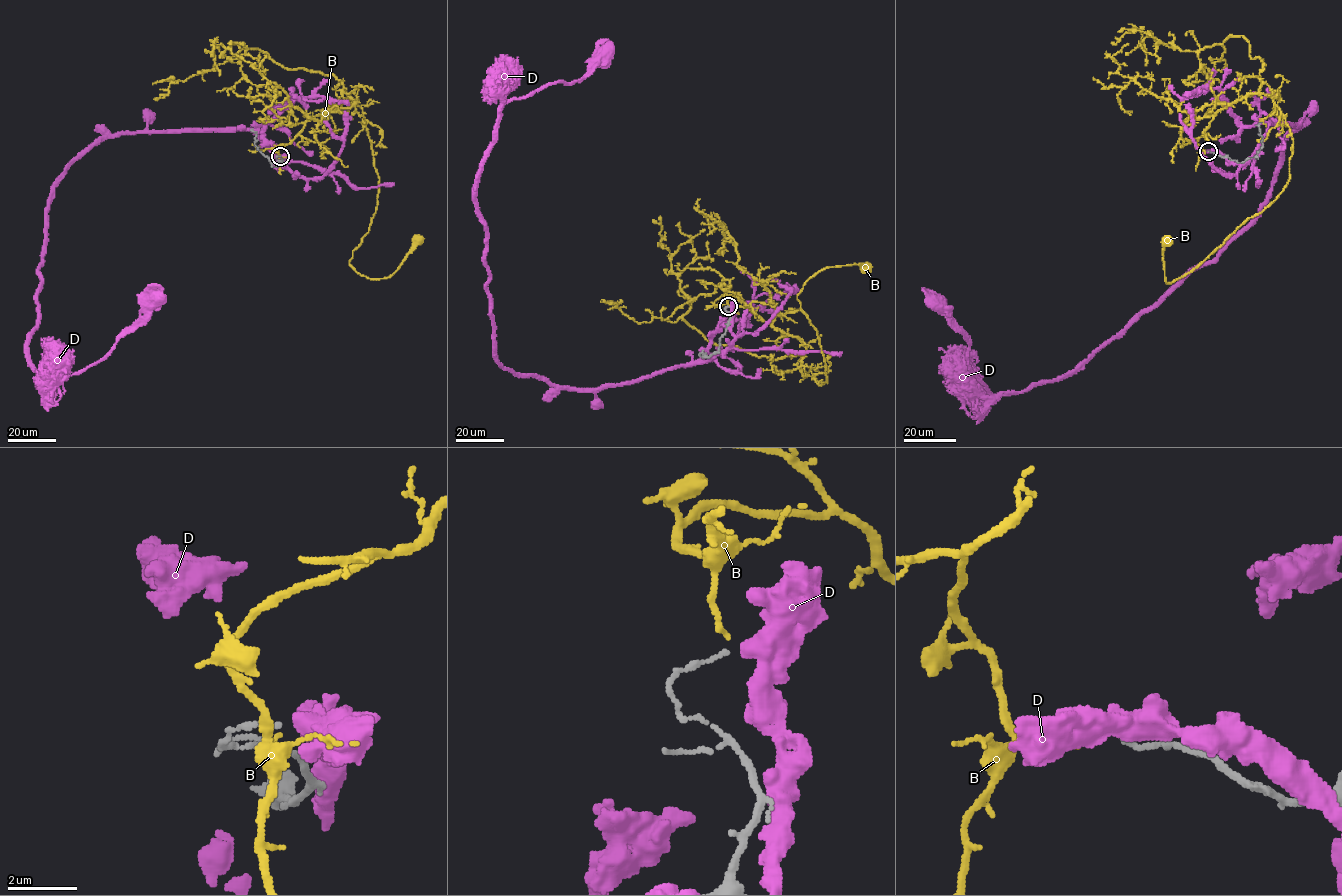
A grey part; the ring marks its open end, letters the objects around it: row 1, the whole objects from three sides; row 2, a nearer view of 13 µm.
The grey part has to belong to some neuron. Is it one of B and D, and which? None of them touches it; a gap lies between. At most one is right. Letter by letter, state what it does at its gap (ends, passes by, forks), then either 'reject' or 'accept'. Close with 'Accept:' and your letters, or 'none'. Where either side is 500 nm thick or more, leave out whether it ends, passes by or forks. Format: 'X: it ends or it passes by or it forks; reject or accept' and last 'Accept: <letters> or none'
B: it ends; accept
D: reject
Accept: B

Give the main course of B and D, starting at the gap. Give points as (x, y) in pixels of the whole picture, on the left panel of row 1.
B: (281, 157), (308, 119), (358, 101), (379, 192), (349, 263), (368, 278), (389, 277), (416, 240)
D: (281, 156), (250, 131), (157, 131), (100, 138), (65, 170), (28, 361), (54, 383), (79, 373), (159, 297)

